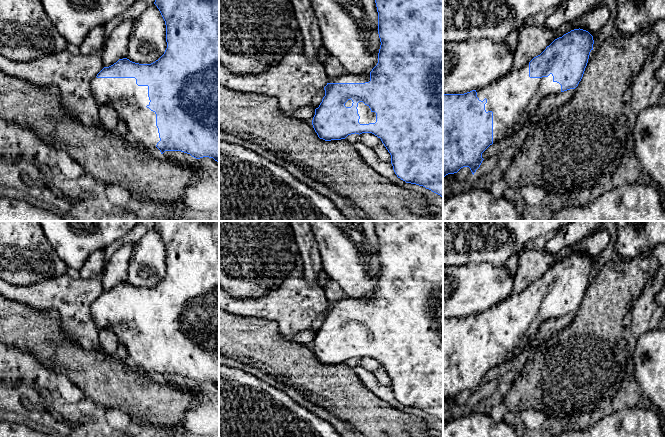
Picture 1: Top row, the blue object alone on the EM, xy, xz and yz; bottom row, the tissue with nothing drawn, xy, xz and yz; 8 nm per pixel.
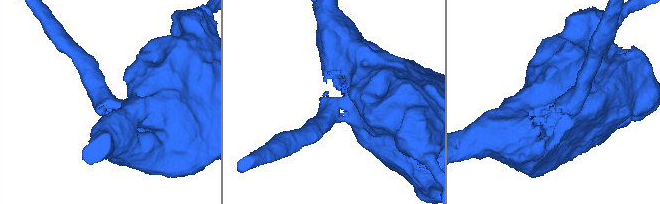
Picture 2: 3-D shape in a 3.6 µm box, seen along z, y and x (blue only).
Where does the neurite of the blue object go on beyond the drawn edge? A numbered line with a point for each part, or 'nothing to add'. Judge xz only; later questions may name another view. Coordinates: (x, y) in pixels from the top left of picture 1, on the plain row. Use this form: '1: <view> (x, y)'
1: xz (366, 340)

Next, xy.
1: xy (129, 324)

